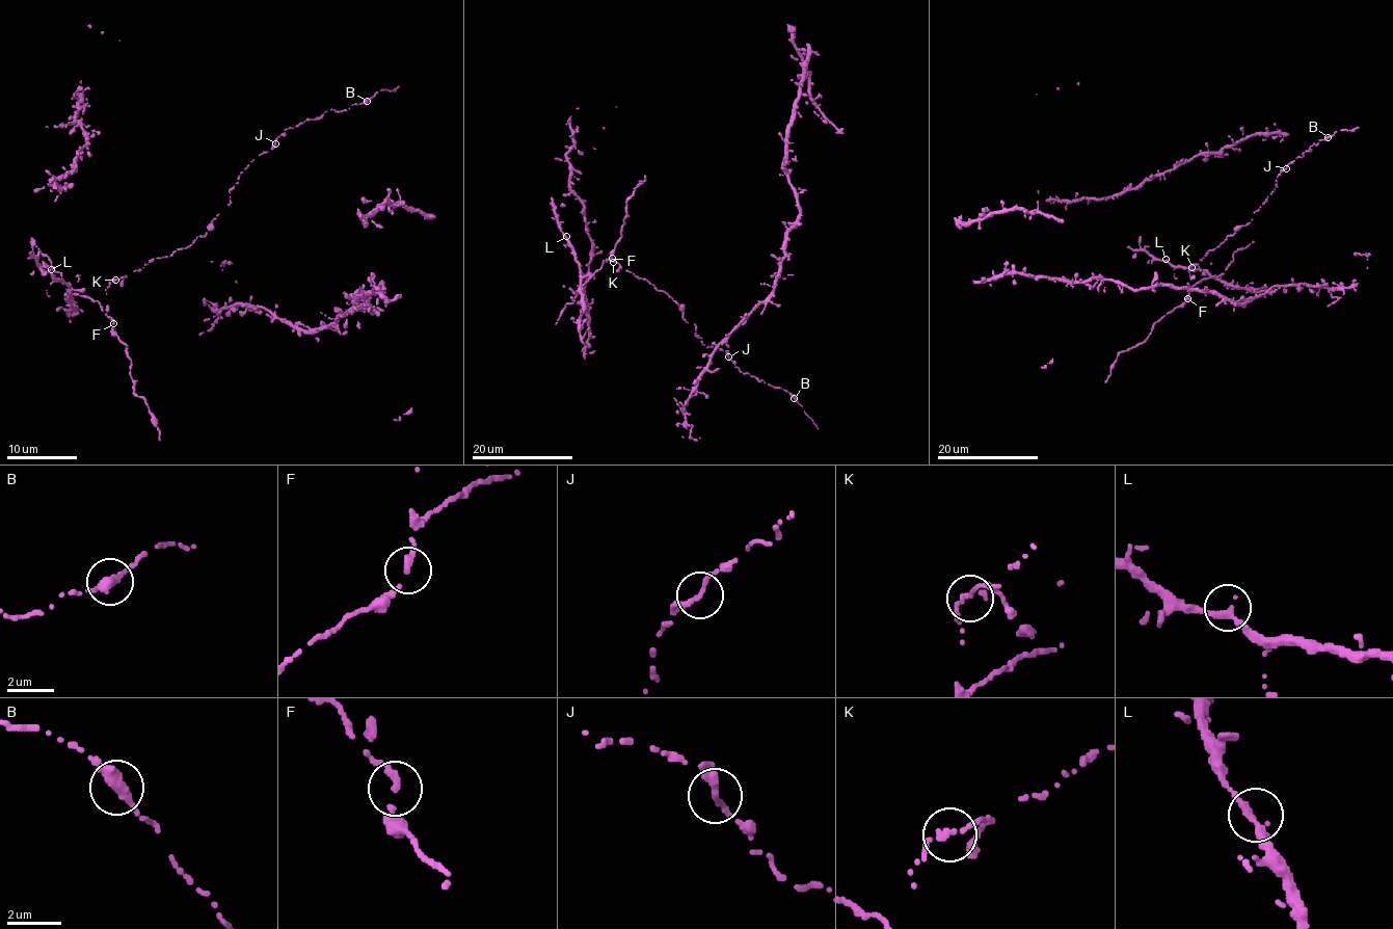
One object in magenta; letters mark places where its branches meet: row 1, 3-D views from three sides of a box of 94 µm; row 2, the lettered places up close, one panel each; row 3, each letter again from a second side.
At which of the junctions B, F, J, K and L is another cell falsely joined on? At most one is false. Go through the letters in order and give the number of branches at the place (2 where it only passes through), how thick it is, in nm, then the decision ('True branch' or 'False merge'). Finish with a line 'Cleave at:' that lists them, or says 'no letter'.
B: Branches: 2. Thickness 360 nm. True branch
F: Branches: 2. Thickness 240 nm. False merge
J: Branches: 2. Thickness 240 nm. True branch
K: Branches: 2. Thickness 200 nm. True branch
L: Branches: 2. Thickness 280 nm. True branch
Cleave at: F

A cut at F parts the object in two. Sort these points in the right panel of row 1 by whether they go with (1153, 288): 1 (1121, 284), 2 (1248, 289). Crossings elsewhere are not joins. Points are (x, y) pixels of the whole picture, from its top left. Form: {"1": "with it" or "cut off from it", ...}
{"1": "with it", "2": "cut off from it"}

